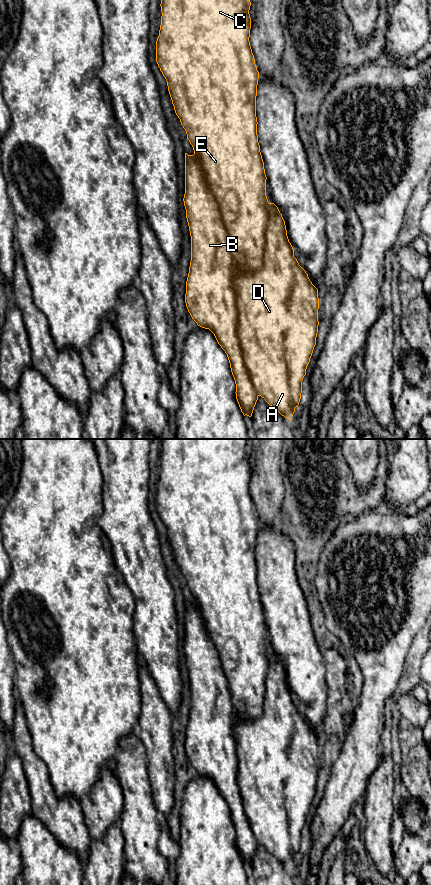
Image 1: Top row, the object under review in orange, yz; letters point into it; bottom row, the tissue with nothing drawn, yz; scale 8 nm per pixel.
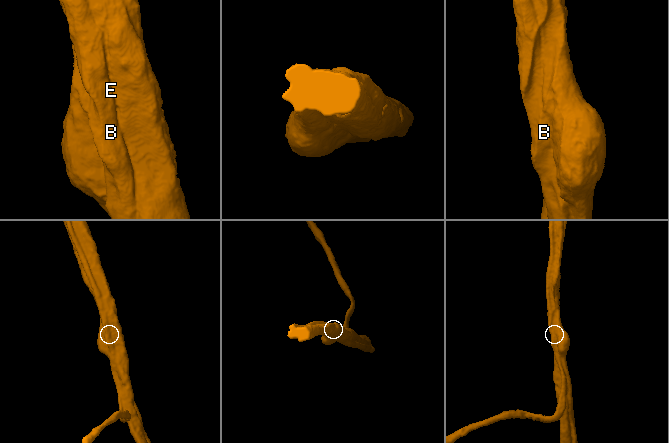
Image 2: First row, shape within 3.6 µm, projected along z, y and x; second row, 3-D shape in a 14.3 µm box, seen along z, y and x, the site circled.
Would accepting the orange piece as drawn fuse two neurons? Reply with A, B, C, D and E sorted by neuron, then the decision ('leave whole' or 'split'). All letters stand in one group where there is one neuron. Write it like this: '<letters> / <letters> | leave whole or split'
A C D E / B | split

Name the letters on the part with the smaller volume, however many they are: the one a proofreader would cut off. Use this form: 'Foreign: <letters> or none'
Foreign: B

